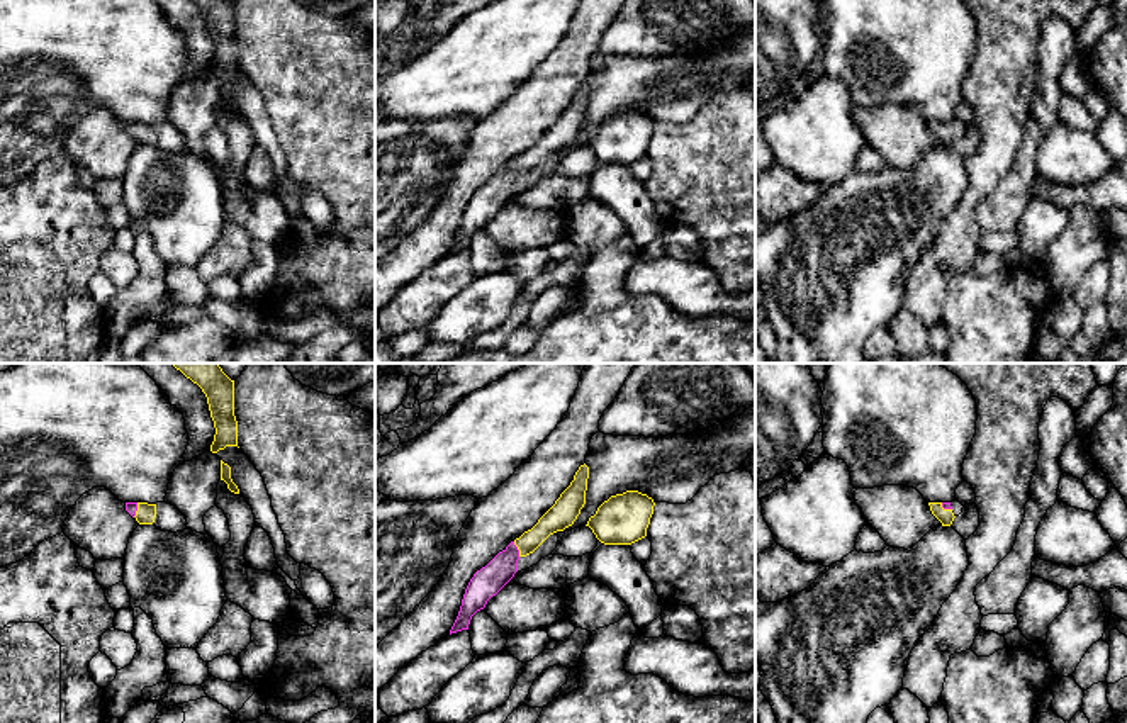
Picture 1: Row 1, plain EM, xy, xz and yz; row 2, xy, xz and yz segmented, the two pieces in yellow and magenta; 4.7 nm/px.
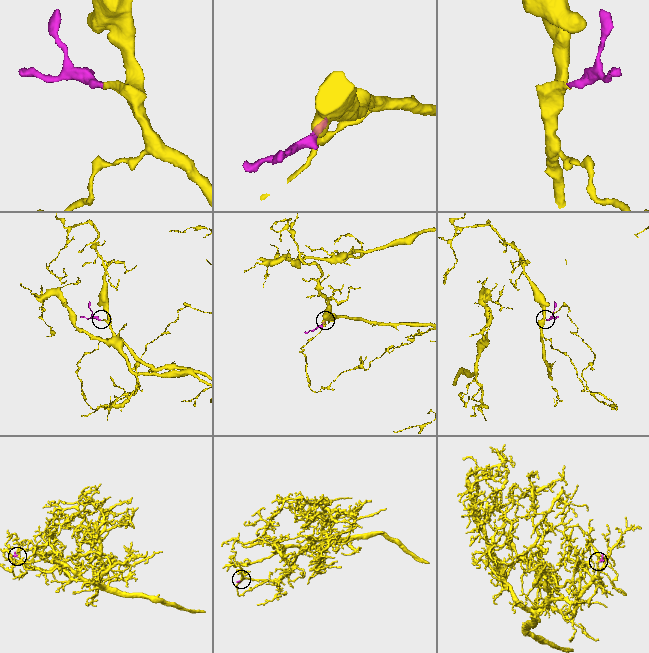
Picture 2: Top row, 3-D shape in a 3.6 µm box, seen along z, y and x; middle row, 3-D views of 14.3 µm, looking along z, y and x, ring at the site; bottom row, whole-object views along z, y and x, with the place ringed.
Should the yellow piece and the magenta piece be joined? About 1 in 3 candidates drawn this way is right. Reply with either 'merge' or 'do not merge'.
merge

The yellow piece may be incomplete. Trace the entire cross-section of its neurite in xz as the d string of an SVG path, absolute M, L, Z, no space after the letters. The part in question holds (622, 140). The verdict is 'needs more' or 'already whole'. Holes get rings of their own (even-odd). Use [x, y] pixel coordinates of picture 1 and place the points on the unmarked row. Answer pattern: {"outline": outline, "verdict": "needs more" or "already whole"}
{"outline": "M626 110L604 120L586 146L604 165L631 165L647 156L653 126L647 114Z", "verdict": "already whole"}

